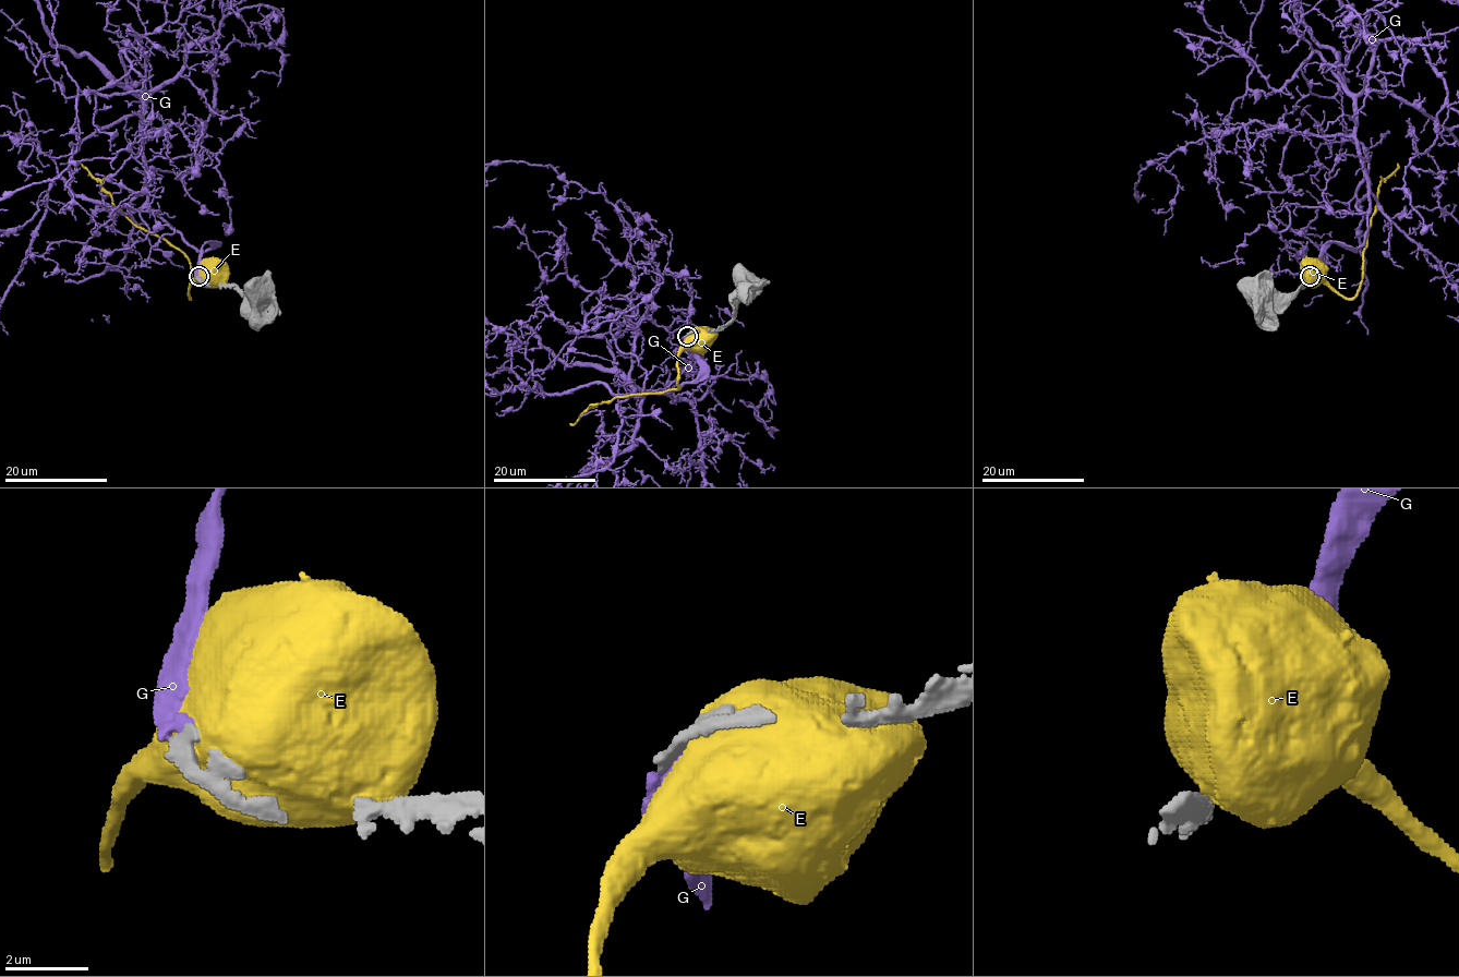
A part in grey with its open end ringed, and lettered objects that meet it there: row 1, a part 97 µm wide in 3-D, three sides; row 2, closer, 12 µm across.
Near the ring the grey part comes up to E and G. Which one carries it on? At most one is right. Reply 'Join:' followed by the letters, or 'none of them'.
Join: G

